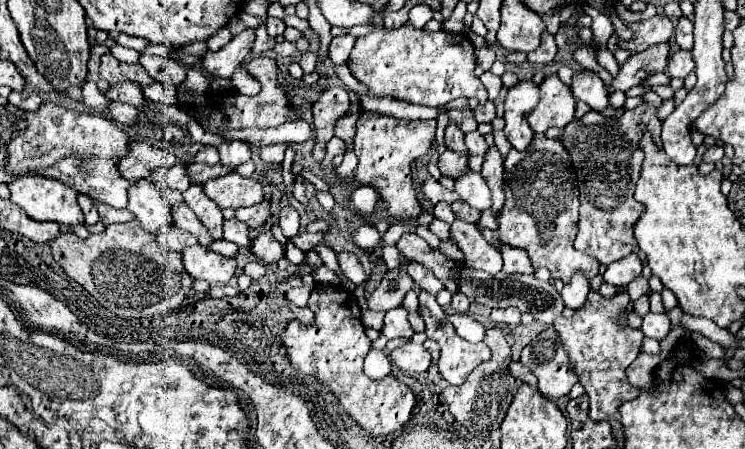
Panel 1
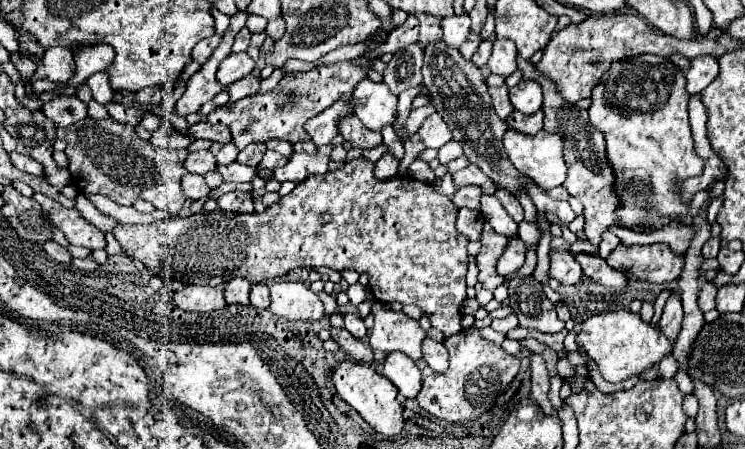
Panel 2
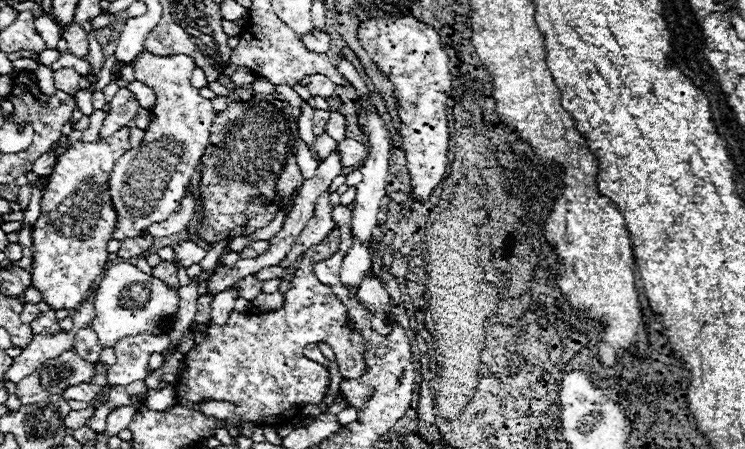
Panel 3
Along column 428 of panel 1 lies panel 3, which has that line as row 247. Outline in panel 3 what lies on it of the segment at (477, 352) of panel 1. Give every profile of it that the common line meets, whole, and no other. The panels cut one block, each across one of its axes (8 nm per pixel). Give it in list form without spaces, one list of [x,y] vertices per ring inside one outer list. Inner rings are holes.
[[[336,224],[324,242],[310,248],[300,258],[291,288],[284,294],[282,308],[264,314],[232,312],[228,324],[208,326],[206,340],[186,354],[182,374],[176,382],[176,396],[182,406],[206,400],[224,400],[236,406],[236,414],[240,414],[238,420],[258,422],[260,416],[268,416],[274,424],[288,410],[308,402],[320,404],[330,388],[330,374],[326,366],[312,362],[302,354],[302,348],[310,342],[326,342],[332,346],[344,378],[360,378],[368,372],[362,332],[350,332],[354,320],[348,318],[346,306],[313,273],[316,262],[338,252],[340,240],[340,228]]]

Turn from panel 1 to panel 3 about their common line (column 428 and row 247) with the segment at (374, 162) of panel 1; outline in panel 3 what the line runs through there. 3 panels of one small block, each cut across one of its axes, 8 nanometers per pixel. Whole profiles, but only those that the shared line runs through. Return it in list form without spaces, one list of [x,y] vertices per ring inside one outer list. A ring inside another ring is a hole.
[[[136,236],[136,238],[130,238],[130,240],[122,240],[122,246],[120,250],[116,252],[120,258],[140,258],[148,248],[152,246],[152,238],[146,236]]]

